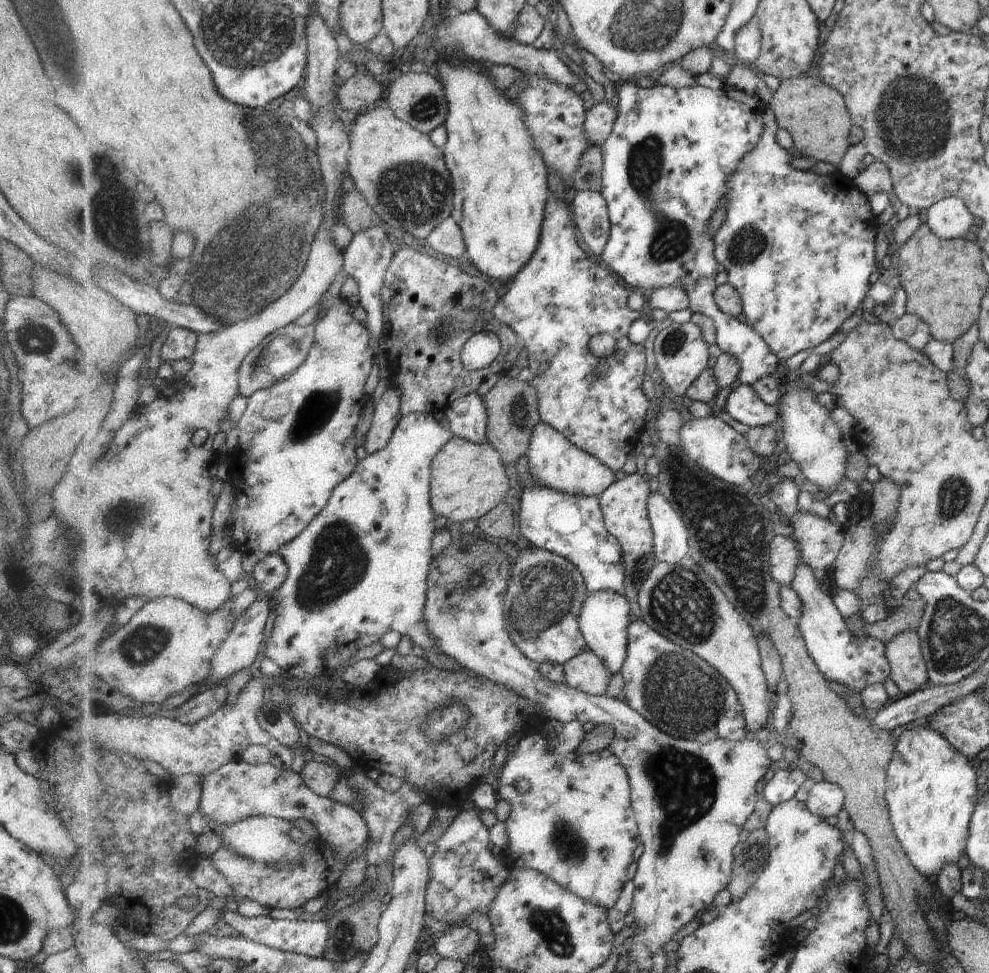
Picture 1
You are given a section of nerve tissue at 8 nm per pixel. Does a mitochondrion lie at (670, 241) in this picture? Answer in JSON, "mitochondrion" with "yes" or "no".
{"mitochondrion":"yes"}

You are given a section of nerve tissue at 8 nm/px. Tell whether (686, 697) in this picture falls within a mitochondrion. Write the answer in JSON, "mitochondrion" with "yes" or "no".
{"mitochondrion":"yes"}

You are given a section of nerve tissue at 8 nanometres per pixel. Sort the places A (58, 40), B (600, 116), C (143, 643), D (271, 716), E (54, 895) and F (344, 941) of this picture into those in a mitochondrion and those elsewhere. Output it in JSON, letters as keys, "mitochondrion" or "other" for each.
{"A":"mitochondrion","B":"other","C":"mitochondrion","D":"mitochondrion","E":"other","F":"mitochondrion"}

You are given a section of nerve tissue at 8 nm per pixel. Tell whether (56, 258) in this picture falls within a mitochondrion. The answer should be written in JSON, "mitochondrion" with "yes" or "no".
{"mitochondrion":"no"}

